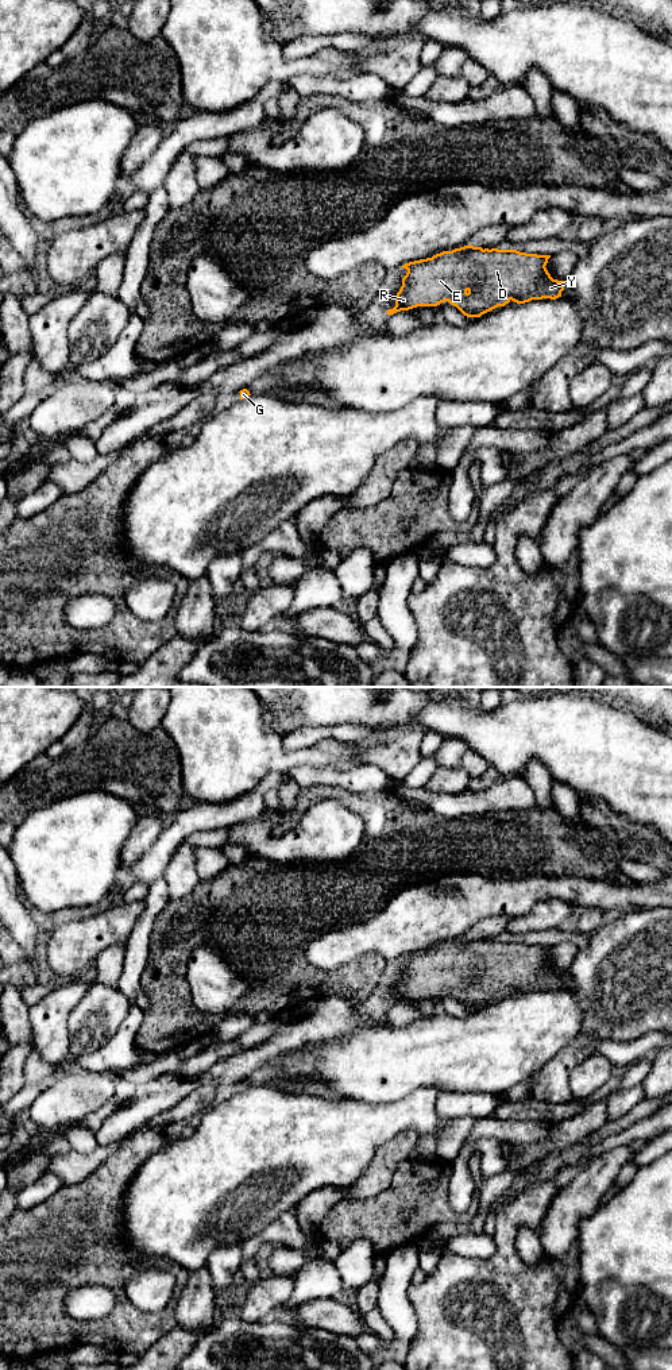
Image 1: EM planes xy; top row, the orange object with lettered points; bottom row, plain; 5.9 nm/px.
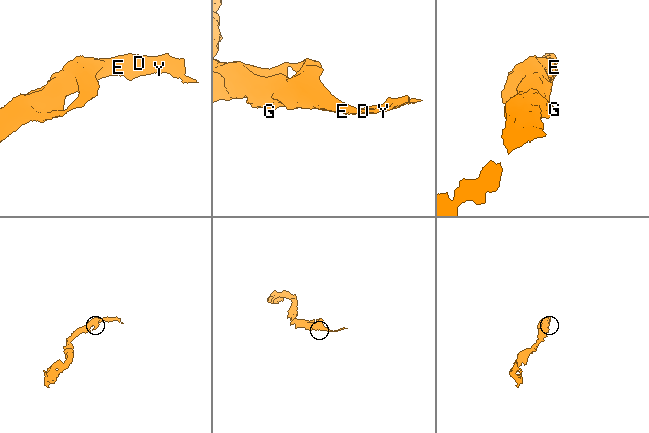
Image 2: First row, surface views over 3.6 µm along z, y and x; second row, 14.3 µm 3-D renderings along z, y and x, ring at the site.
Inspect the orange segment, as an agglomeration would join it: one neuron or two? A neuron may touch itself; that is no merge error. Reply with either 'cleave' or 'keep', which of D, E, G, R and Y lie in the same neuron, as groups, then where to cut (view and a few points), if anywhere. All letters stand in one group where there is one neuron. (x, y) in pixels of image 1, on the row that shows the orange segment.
keep | D E G R Y | no cut

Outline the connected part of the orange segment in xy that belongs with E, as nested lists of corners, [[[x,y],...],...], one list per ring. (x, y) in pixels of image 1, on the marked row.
[[[468,244],[409,262],[401,266],[408,273],[394,298],[395,306],[386,312],[390,316],[448,301],[464,316],[480,317],[510,301],[556,300],[561,297],[565,281],[551,277],[545,267],[549,258]]]

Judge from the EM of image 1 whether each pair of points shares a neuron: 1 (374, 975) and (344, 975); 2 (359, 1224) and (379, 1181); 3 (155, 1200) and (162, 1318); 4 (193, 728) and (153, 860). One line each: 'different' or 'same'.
1: same
2: different
3: different
4: different

